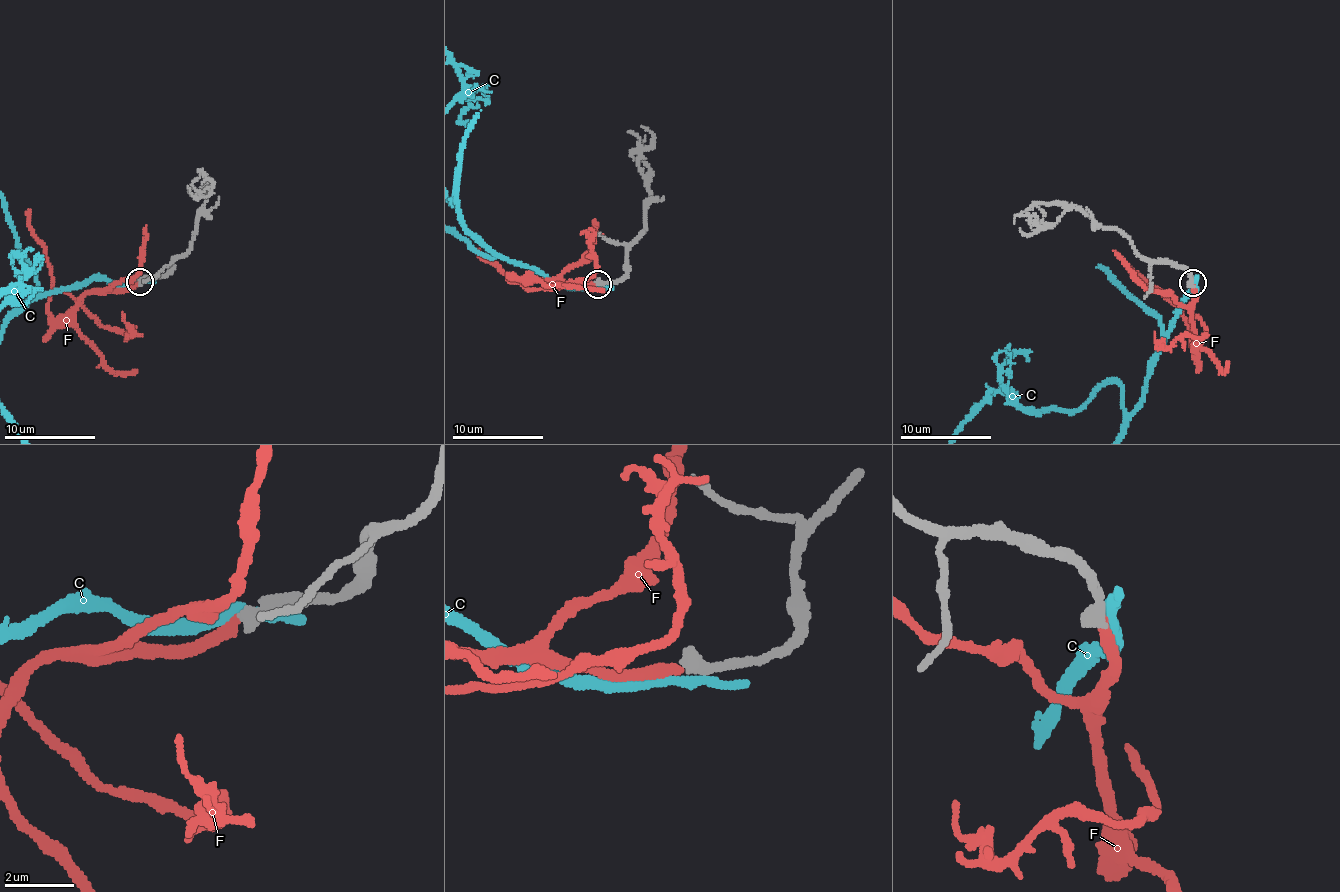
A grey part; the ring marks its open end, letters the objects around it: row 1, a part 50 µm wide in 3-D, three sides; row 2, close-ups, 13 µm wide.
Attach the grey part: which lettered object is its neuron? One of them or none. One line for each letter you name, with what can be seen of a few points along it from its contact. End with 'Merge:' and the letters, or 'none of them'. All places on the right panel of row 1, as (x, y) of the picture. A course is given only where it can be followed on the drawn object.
F: Its course: (1192, 282), (1194, 346), (1193, 315), (1201, 318), (1207, 333), (1178, 336), (1166, 346), (1154, 339), (1154, 331)
Merge: F

